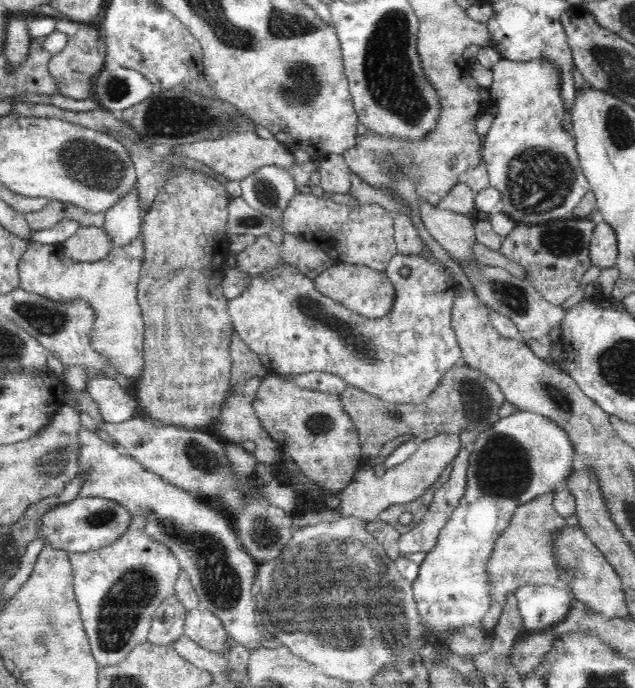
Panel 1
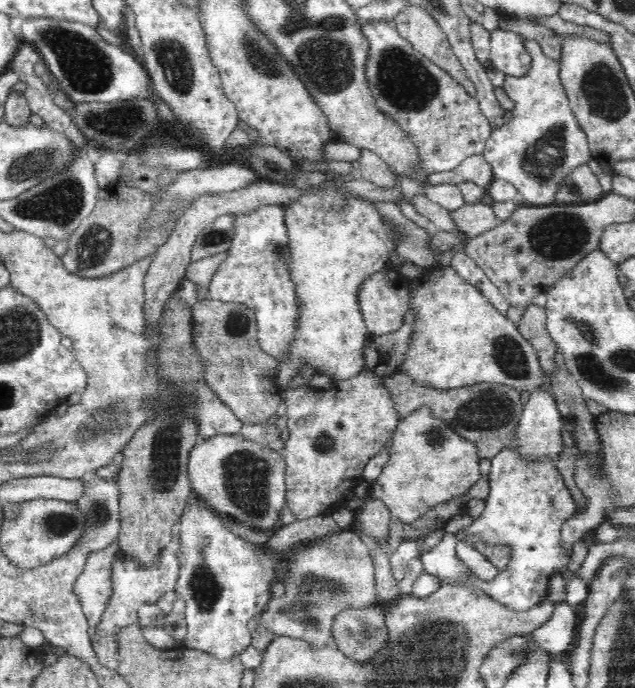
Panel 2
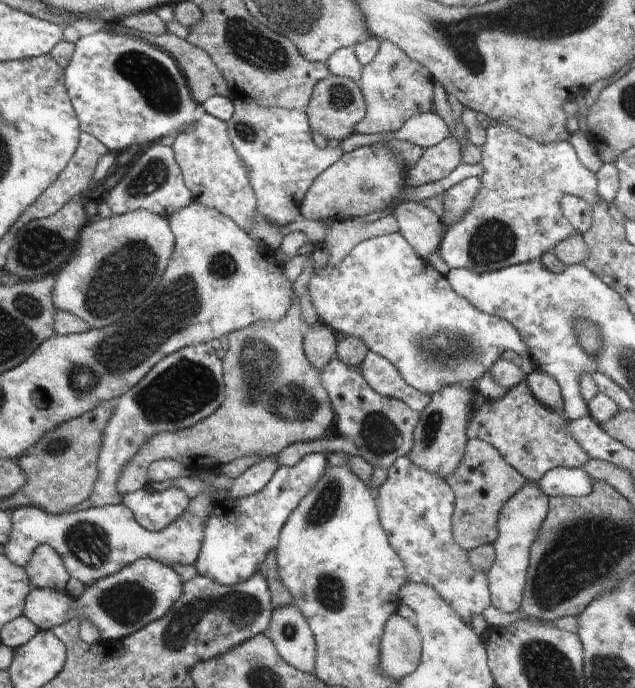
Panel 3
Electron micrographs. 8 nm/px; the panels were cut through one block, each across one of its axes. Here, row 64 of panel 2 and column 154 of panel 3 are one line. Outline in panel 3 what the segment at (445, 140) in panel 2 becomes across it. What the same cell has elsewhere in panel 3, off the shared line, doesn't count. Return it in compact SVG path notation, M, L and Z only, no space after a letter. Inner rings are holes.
M209 343L184 347L153 366L140 382L114 402L113 415L103 430L97 479L89 494L91 507L122 503L124 495L117 490L119 478L140 447L157 434L175 433L203 421L224 402L224 391L223 362Z

